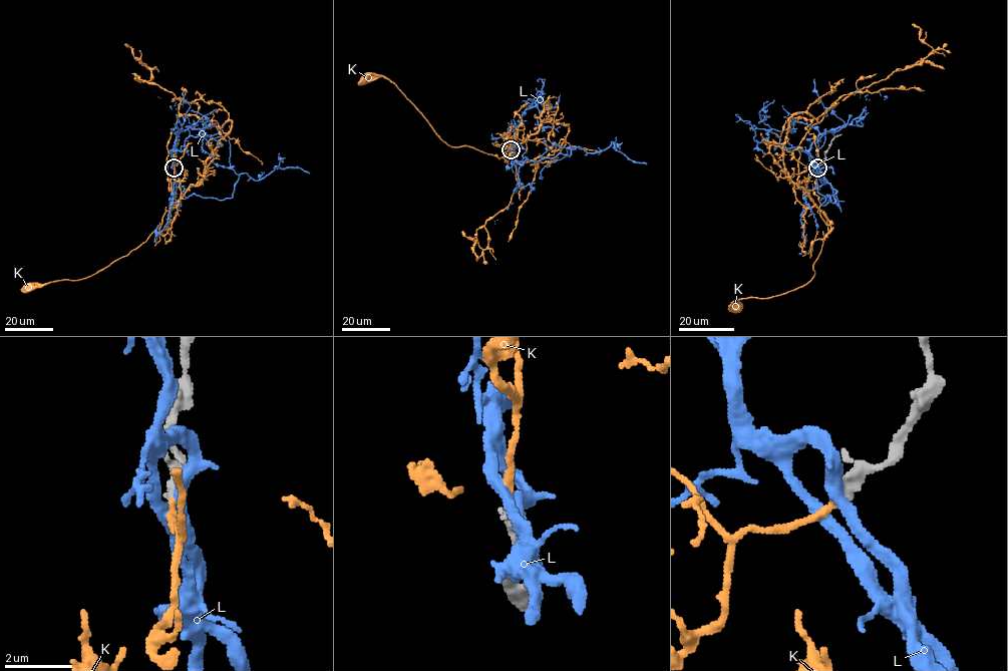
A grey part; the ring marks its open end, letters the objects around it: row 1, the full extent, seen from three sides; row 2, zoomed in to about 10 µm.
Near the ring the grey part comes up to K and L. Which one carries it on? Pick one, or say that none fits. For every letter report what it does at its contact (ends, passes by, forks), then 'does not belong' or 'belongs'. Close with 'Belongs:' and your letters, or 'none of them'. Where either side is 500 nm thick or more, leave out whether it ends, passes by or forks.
K: it ends there; belongs
L: it passes by; does not belong
Belongs: K

